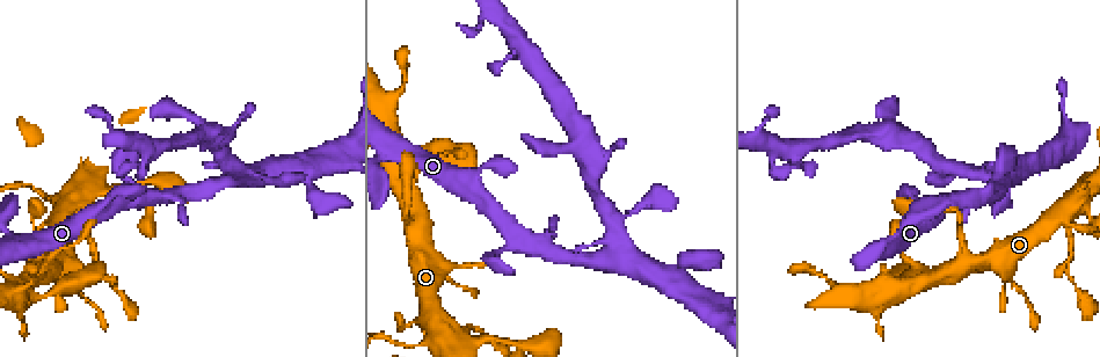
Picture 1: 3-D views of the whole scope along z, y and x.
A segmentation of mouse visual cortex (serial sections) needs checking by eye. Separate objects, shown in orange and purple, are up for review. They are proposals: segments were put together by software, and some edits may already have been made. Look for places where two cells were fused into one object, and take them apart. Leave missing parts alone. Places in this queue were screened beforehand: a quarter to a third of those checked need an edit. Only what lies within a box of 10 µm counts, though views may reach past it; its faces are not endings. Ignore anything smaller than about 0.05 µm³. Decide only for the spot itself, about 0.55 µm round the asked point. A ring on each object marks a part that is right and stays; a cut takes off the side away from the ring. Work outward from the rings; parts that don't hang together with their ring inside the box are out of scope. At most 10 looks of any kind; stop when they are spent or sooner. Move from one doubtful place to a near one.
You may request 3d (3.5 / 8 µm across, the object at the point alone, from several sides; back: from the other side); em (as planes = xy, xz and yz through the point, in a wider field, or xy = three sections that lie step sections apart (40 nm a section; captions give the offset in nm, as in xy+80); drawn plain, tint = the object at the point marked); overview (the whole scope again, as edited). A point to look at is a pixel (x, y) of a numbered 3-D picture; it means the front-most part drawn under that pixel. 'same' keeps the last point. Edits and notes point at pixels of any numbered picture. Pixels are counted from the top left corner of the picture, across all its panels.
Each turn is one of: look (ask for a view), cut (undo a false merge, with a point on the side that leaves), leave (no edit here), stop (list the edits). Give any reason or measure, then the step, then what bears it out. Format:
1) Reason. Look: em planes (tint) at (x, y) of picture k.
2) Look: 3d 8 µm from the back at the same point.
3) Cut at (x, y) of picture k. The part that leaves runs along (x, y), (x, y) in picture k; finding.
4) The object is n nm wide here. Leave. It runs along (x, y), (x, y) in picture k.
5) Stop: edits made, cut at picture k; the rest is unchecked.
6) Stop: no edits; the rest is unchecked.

Thin neck. Look: em planes (tint) at (887, 293) of picture 1.

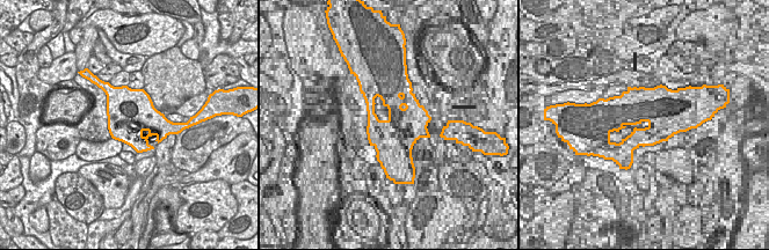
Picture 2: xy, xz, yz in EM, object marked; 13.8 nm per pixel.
Wider look. Look: 3d 3.5 µm at the same point.

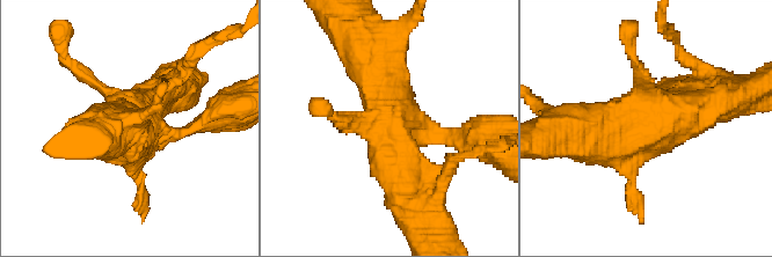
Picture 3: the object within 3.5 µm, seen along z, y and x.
Leave. It runs along (413, 205), (384, 133), (380, 68) in picture 3; all the same cell.

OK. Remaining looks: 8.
Sharp bend. Look: 3d 8 µm at (493, 260) of picture 1.

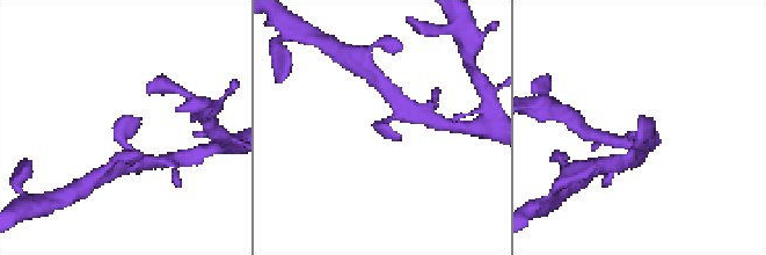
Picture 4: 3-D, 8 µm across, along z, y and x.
Look: 3d 3.5 µm at the same point.

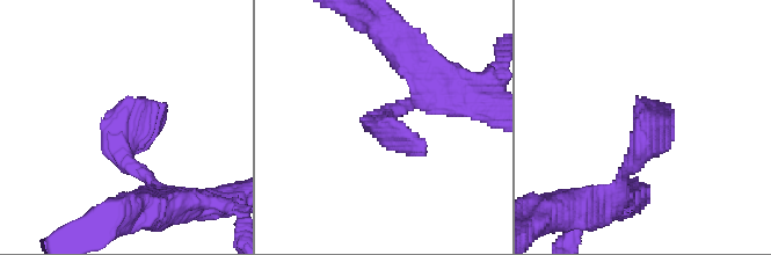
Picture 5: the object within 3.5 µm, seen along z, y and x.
Now the EM. Look: em xy step 2 (tint) at (644, 144) of picture 5.

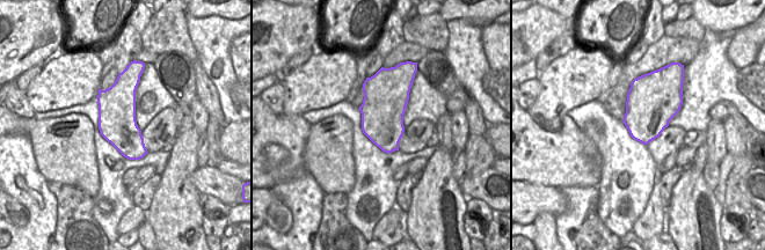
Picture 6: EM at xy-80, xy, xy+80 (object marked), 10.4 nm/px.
Leave. It runs along (602, 205), (661, 123), (667, 106) in picture 5; continuous, no second cell.

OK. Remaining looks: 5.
Side arm on a straight run. Look: 3d 3.5 µm at (614, 256) of picture 1.

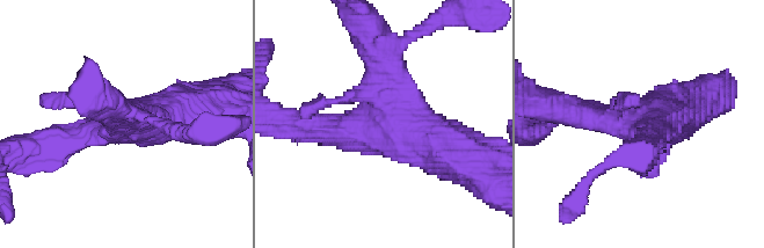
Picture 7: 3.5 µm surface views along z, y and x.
Shape alone is not enough. Look: em xy step 3 (tint) at (642, 123) of picture 7.

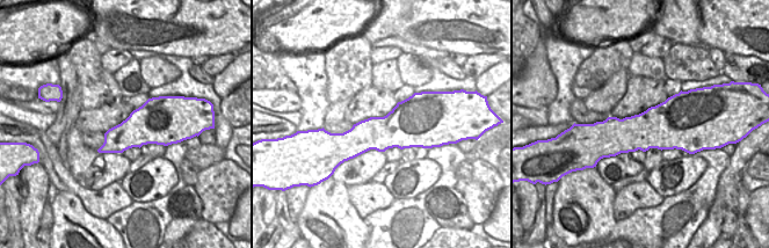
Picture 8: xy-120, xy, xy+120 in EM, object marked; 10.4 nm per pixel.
Leave. It runs along (312, 126), (383, 121), (372, 49) in picture 7; one cell here.

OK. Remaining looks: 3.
Two arms at a narrow angle. Look: 3d 3.5 µm at (1078, 215) of picture 1.

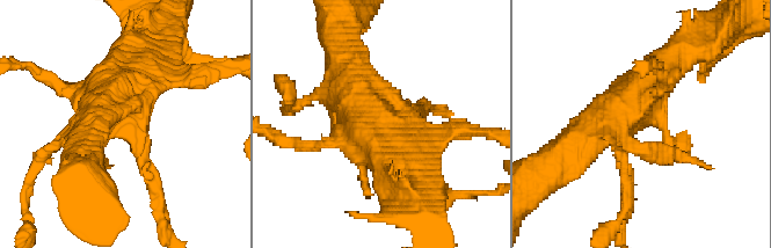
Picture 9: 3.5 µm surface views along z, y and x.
Need the tissue. Look: em xy step 2 (tint) at (132, 122) of picture 9.

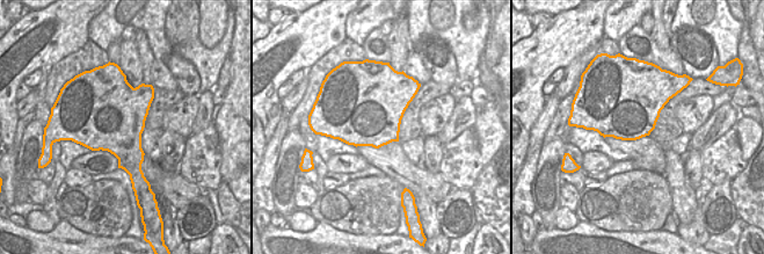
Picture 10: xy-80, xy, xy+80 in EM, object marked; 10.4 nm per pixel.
Leave. It runs along (341, 64), (387, 138), (427, 144) in picture 9; all the same cell.

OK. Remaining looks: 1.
Stop: no edits; the rest is unchecked.

